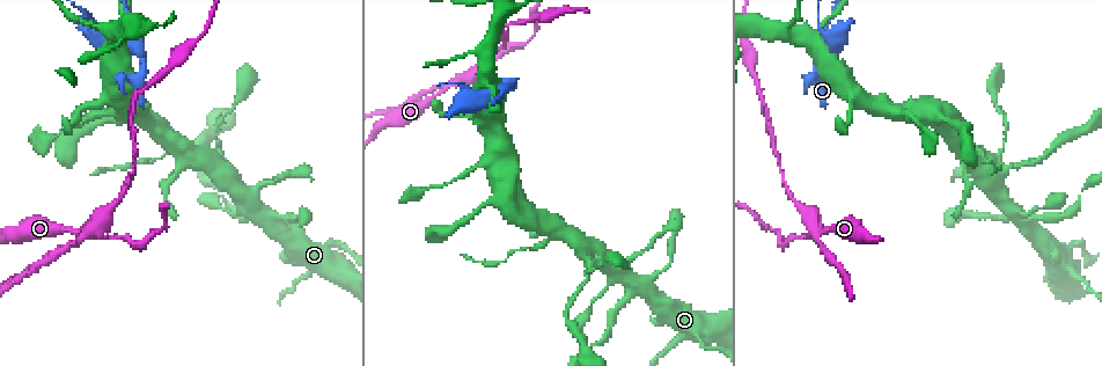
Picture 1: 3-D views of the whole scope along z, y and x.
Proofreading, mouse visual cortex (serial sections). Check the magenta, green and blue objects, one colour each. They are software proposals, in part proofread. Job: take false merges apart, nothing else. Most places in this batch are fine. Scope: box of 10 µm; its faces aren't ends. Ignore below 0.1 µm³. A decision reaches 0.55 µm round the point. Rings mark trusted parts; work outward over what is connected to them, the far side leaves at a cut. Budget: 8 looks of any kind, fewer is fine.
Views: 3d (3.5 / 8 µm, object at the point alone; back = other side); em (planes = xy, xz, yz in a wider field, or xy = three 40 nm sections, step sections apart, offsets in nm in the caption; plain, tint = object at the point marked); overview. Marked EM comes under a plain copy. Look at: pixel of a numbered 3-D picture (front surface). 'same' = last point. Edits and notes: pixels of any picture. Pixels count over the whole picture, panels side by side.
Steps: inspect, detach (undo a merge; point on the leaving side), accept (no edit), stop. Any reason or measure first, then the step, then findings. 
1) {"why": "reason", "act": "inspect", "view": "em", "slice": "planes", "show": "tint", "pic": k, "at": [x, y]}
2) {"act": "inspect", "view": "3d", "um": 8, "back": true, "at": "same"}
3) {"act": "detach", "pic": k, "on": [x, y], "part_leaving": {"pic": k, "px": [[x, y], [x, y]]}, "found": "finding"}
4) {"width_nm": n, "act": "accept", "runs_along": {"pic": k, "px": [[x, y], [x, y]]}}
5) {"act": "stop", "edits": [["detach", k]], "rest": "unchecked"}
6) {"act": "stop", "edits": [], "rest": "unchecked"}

{"why": "thick turns thin", "act": "inspect", "view": "3d", "um": 3.5, "pic": 1, "at": [615, 276]}

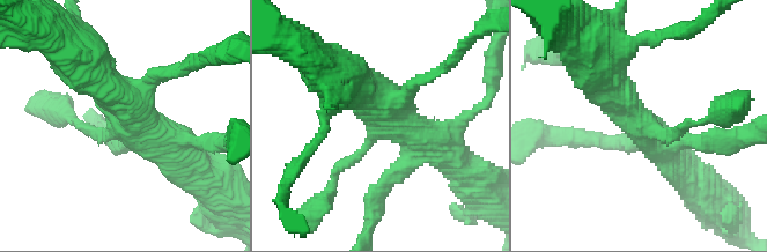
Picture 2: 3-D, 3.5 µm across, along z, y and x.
{"why": "need the tissue", "act": "inspect", "view": "em", "slice": "xy", "step": 2, "show": "tint", "pic": 2, "at": [385, 127]}

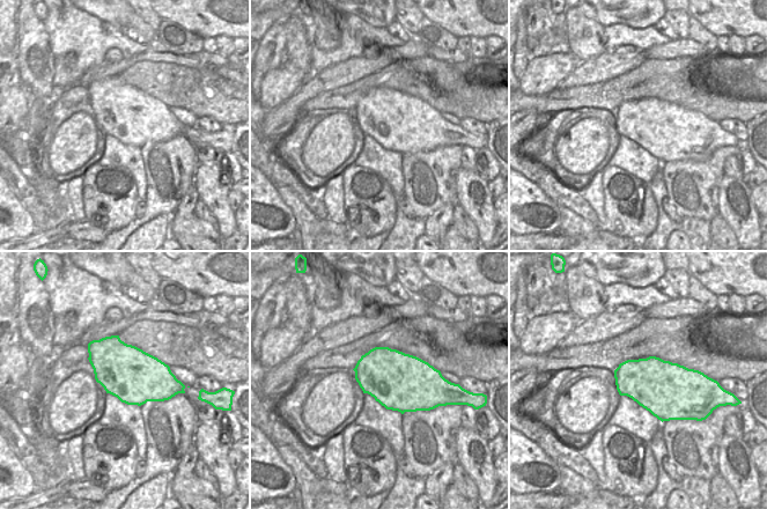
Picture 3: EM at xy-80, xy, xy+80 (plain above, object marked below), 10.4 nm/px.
{"why": "another direction", "act": "inspect", "view": "em", "slice": "xy", "step": 5, "show": "tint", "at": "same"}

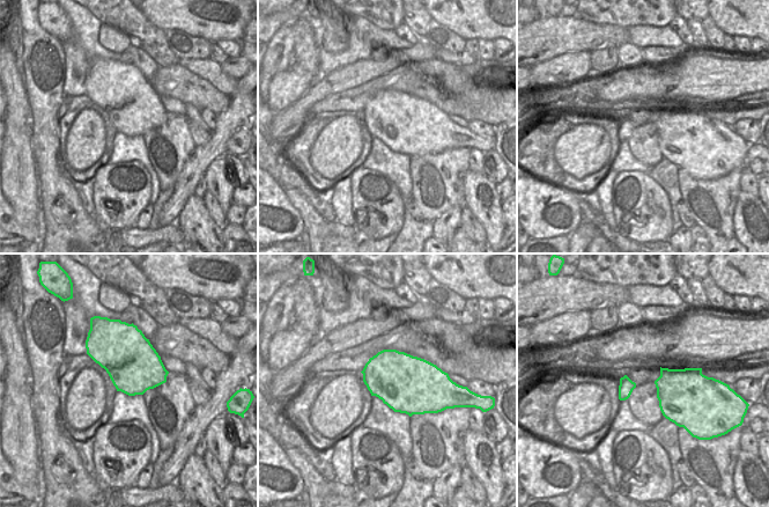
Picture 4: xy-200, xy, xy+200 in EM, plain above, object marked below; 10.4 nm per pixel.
{"act": "accept", "runs_along": {"pic": 2, "px": [[181, 157], [139, 121], [74, 121]]}, "found": "one cell here"}

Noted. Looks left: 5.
{"why": "abrupt turn", "act": "inspect", "view": "3d", "um": 3.5, "pic": 1, "at": [825, 233]}

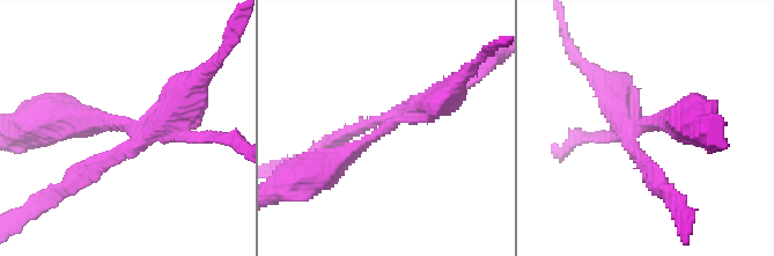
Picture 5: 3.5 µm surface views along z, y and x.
{"act": "inspect", "view": "em", "slice": "planes", "show": "tint", "pic": 5, "at": [129, 128]}

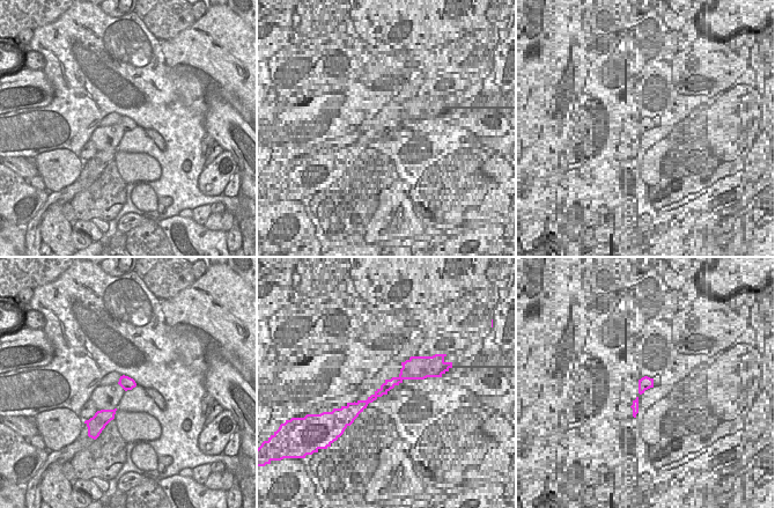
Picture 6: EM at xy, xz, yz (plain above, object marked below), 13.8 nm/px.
{"why": "another direction", "act": "inspect", "view": "em", "slice": "xy", "step": 1, "show": "tint", "at": "same"}

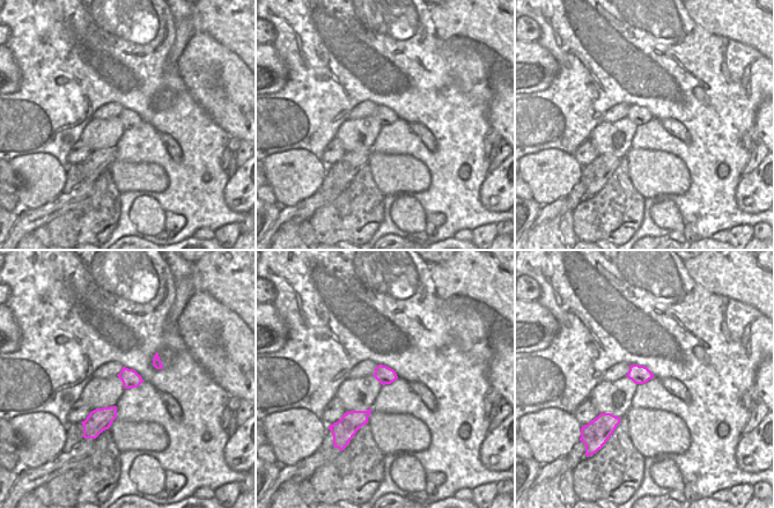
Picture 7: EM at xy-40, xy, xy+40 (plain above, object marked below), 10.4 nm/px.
{"arms": 3, "arm_widths_nm": [200, 300, 400], "act": "detach", "pic": 5, "on": [184, 92], "part_leaving": {"pic": 5, "px": [[145, 126], [166, 119], [219, 59]]}, "found": "two cells meet here"}

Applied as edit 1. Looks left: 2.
{"why": "narrows sharply", "act": "inspect", "view": "3d", "um": 3.5, "back": true, "pic": 1, "at": [1006, 137]}

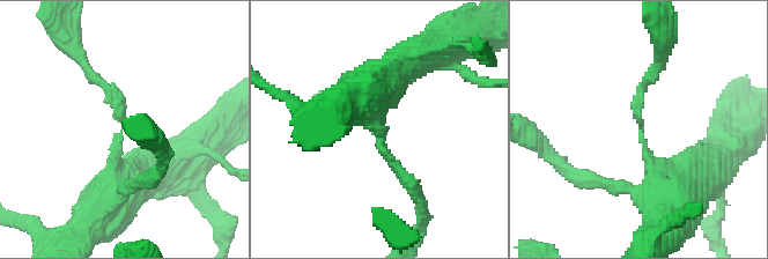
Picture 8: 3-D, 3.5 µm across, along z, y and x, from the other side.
{"act": "inspect", "view": "em", "slice": "xy", "step": 2, "show": "tint", "pic": 8, "at": [122, 131]}

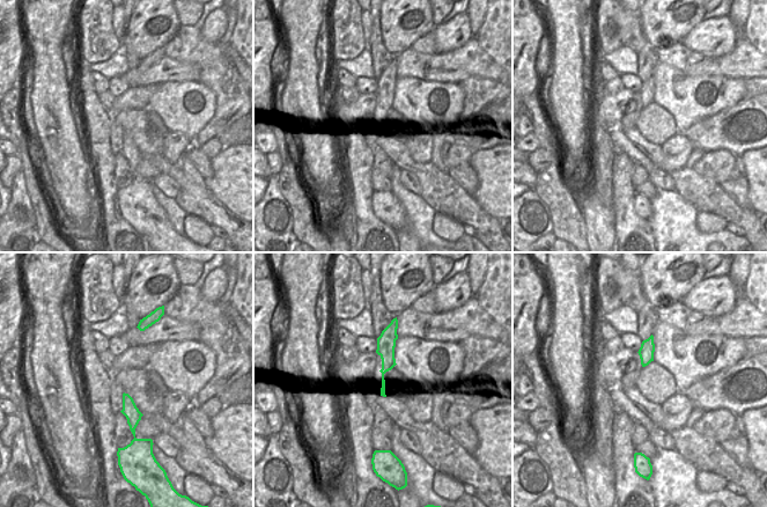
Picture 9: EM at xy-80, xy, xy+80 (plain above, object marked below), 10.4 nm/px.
{"act": "accept", "found": "continuous, no second cell"}

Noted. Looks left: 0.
{"act": "stop", "edits": [["detach", 5]], "rest": "unchecked"}

